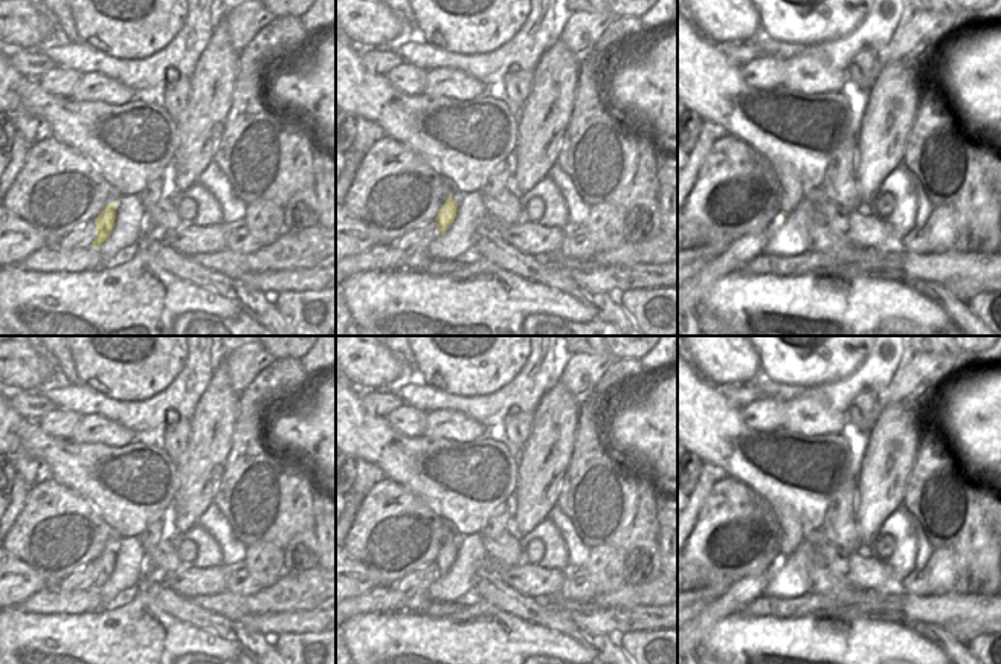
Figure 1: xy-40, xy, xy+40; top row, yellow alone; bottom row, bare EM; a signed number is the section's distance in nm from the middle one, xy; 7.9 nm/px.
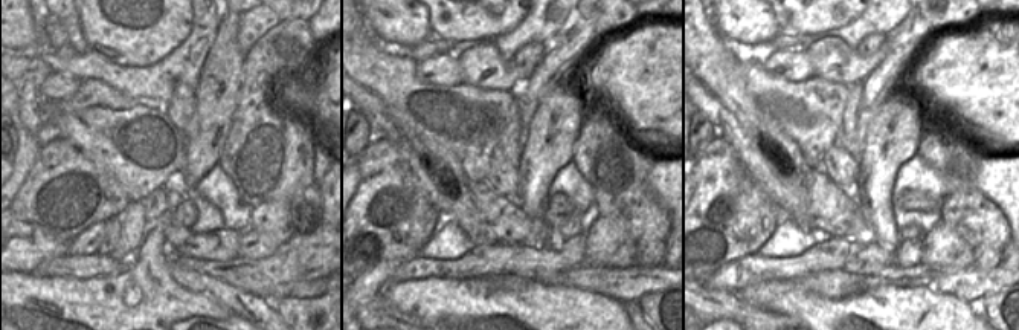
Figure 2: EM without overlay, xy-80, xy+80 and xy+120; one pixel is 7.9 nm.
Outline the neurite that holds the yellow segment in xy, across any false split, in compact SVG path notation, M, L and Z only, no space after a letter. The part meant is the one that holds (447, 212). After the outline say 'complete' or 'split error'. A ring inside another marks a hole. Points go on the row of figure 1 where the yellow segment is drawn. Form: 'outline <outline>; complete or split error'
outline M449 197L435 218L438 223L438 235L443 235L450 227L456 217L456 212L458 203L452 197Z; complete

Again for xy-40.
outline M110 203L105 209L95 218L96 223L96 238L92 247L101 246L111 234L116 220L116 203Z; complete

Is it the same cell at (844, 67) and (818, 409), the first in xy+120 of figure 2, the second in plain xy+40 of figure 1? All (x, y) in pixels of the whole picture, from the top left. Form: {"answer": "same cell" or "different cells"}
{"answer": "same cell"}

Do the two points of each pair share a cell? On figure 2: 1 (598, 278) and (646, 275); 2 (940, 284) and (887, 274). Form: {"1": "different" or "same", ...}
{"1": "same", "2": "same"}

